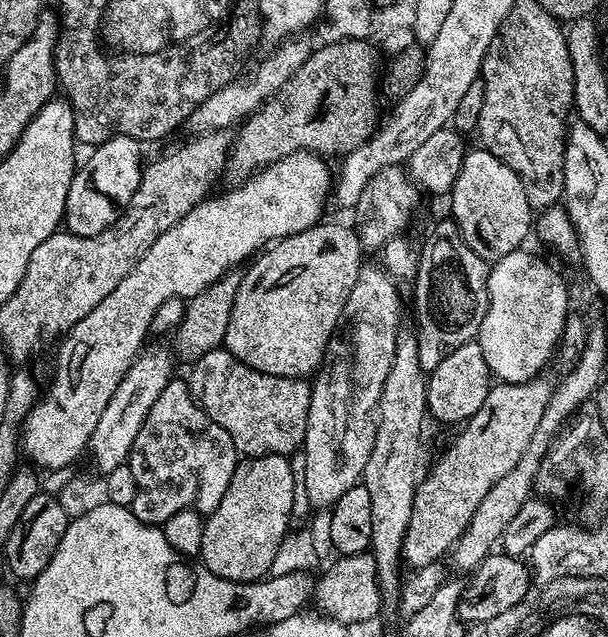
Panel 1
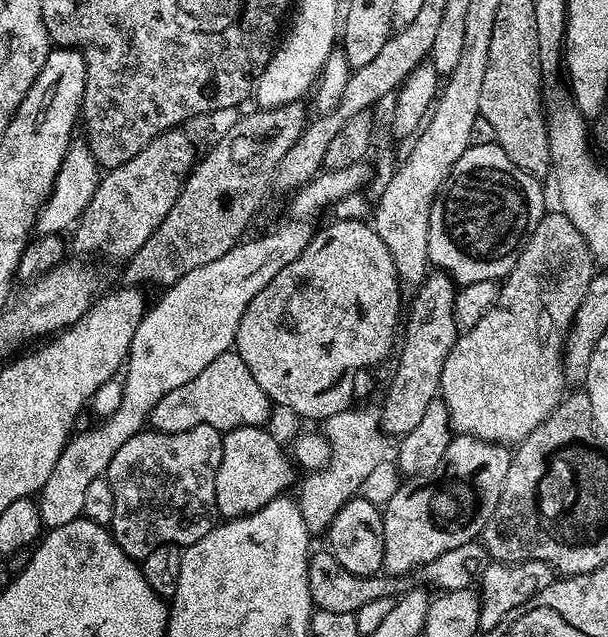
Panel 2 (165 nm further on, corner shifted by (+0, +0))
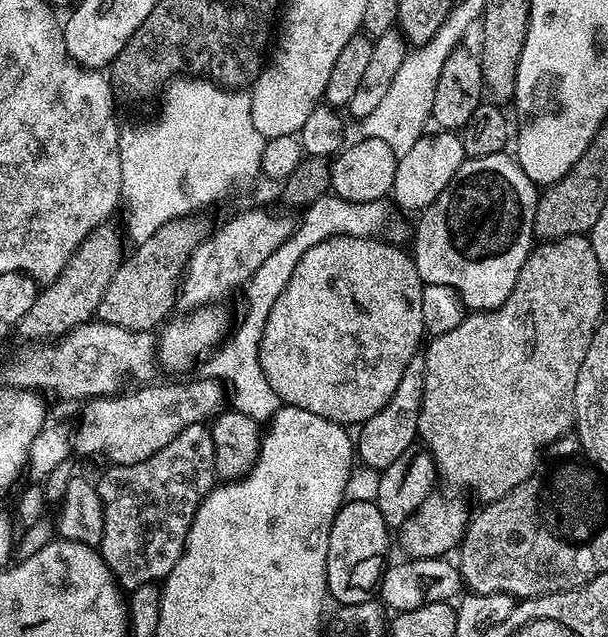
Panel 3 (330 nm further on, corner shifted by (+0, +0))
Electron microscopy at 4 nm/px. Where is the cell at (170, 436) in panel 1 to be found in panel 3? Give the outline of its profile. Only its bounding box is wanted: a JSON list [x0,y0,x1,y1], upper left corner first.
[98,424,218,590]

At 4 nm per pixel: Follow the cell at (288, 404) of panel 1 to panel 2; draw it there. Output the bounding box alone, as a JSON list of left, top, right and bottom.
[150,350,273,433]

